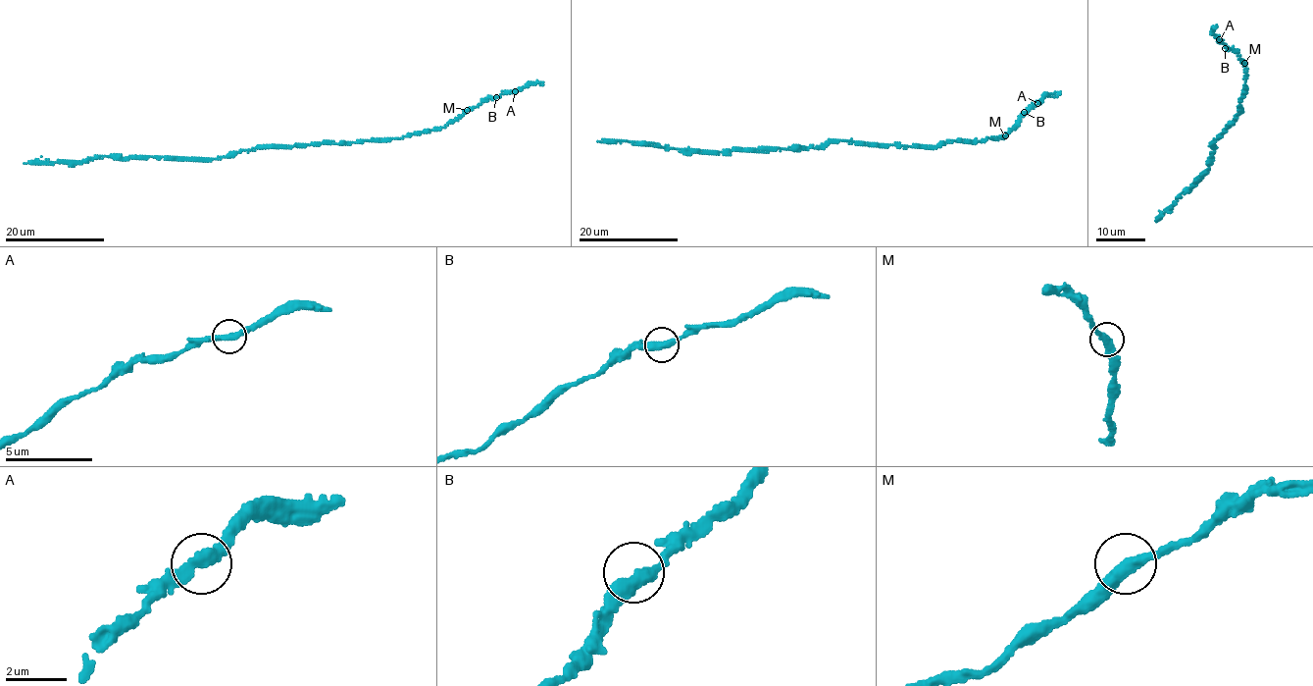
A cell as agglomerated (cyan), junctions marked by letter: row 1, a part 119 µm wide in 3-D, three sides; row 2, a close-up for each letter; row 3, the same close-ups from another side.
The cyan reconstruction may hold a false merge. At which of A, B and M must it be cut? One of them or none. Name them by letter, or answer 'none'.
none

